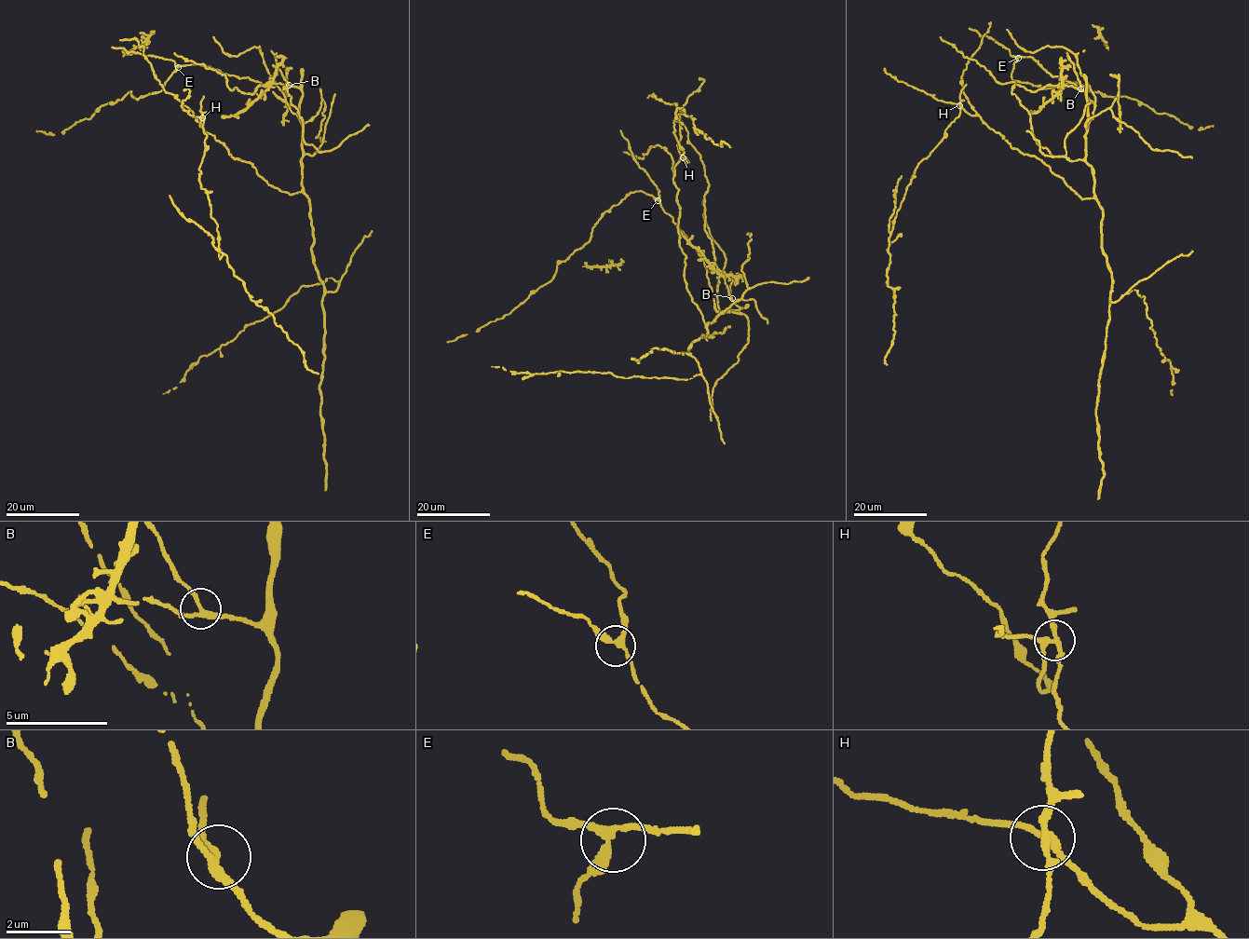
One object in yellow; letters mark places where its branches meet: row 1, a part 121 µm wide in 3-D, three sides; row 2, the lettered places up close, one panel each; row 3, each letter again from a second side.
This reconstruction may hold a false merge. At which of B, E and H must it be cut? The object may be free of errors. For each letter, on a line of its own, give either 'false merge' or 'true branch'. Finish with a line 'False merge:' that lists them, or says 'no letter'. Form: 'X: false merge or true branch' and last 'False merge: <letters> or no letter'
B: true branch
E: true branch
H: false merge
False merge: H

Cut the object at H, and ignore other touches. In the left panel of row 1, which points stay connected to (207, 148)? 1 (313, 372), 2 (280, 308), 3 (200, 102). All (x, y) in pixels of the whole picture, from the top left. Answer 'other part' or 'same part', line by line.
1: same part
2: other part
3: same part

